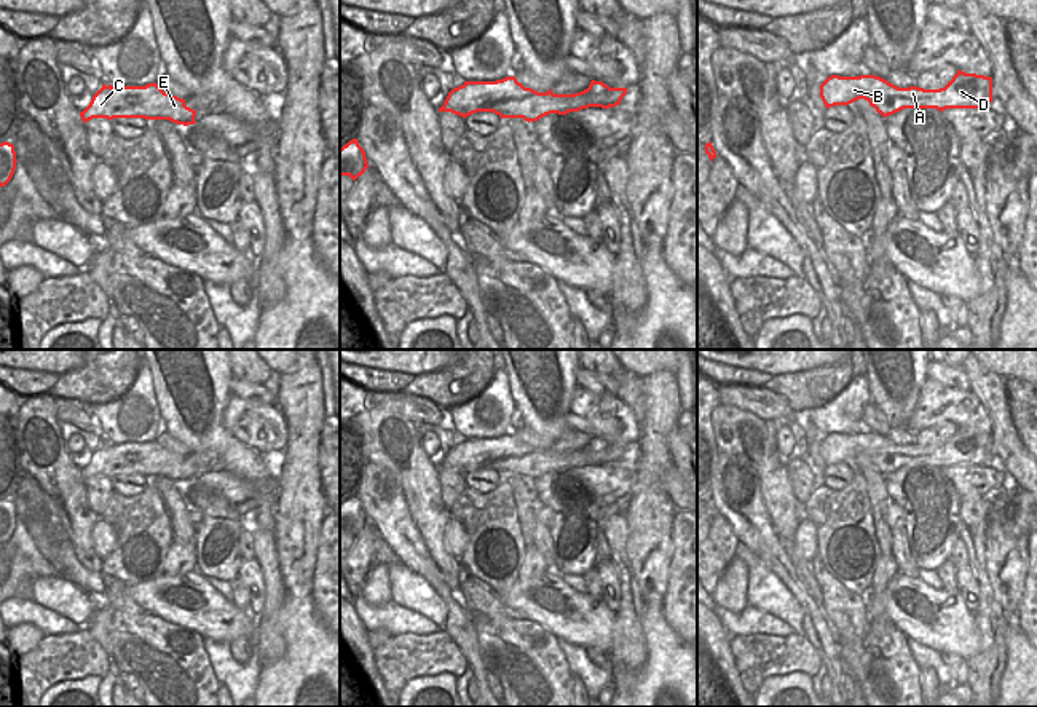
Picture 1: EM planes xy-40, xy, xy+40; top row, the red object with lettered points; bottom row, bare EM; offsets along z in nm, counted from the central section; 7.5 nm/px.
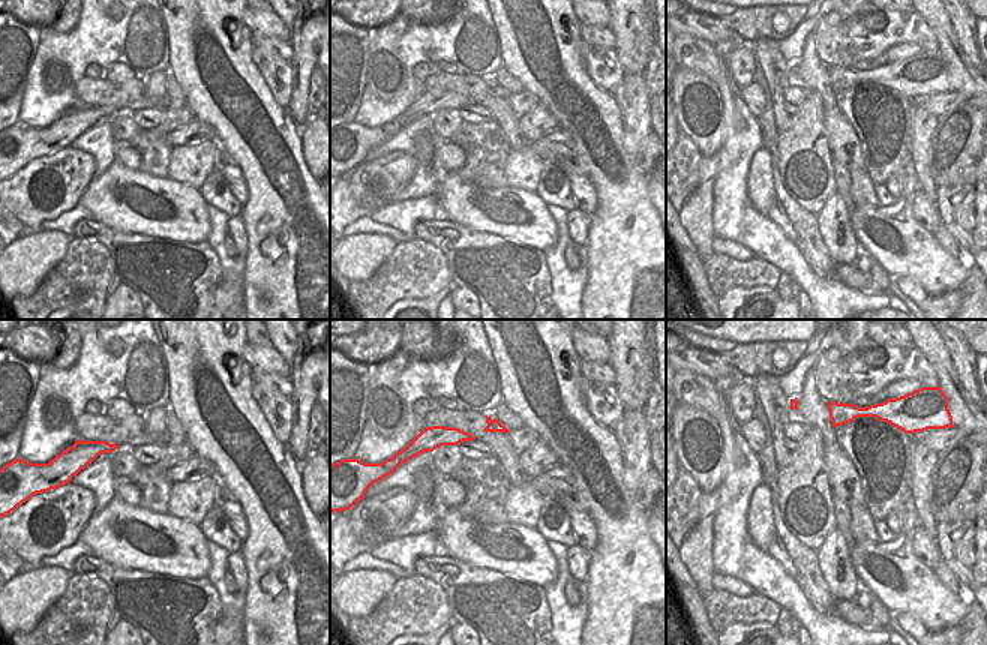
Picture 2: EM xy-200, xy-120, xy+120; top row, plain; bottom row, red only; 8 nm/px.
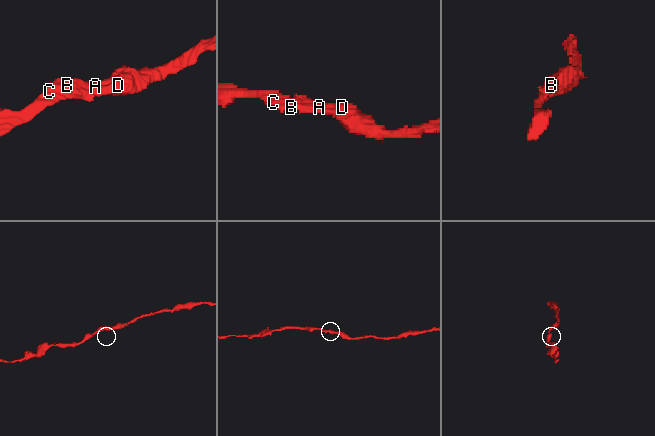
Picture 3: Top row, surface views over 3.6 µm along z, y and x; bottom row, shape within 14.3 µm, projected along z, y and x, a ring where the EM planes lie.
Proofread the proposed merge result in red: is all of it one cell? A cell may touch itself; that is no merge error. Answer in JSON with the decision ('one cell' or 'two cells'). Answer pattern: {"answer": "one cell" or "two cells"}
{"answer": "one cell"}

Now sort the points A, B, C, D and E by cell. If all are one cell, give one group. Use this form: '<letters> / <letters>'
A B C D E

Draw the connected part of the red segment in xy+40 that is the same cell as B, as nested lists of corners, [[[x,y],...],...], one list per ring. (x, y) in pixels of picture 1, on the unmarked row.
[[[957,428],[940,447],[898,445],[876,432],[831,432],[820,442],[826,466],[865,456],[884,476],[903,466],[981,466],[992,460],[992,436]]]

